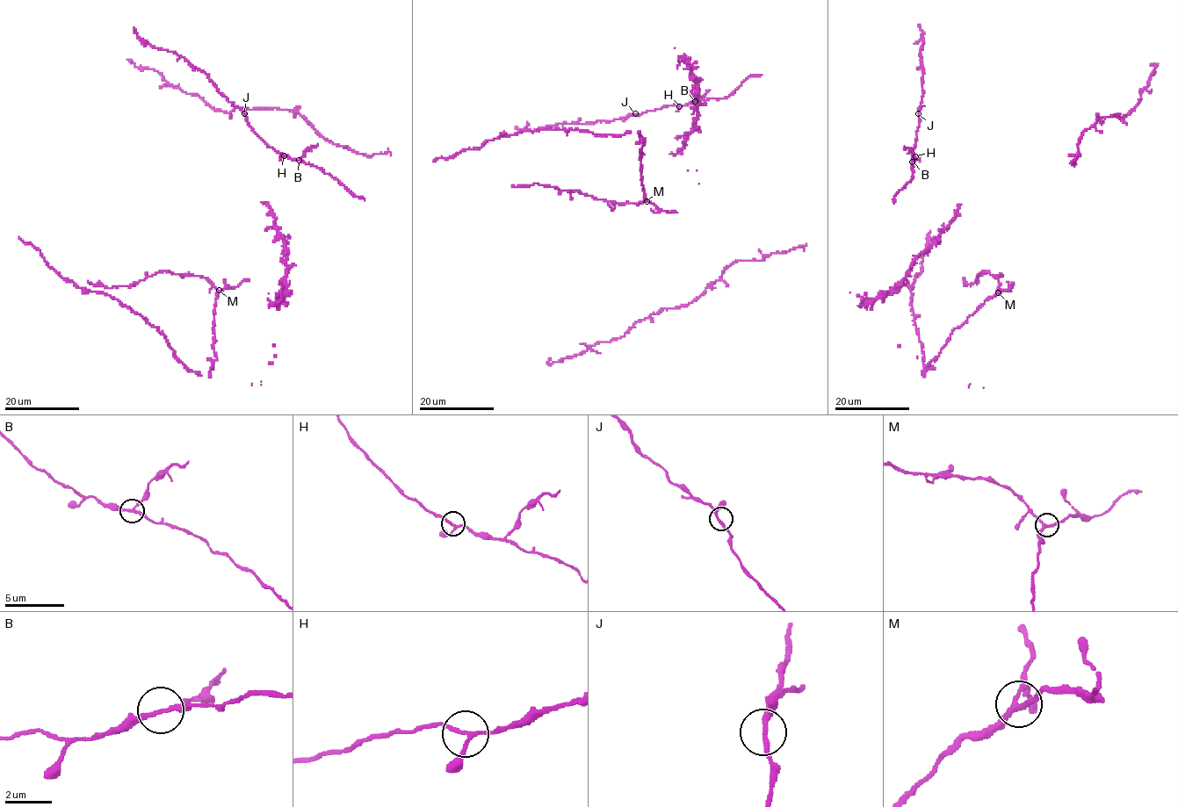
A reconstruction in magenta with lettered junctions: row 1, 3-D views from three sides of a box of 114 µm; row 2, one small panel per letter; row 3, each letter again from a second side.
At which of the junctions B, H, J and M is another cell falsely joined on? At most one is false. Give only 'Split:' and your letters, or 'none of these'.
Split: B

